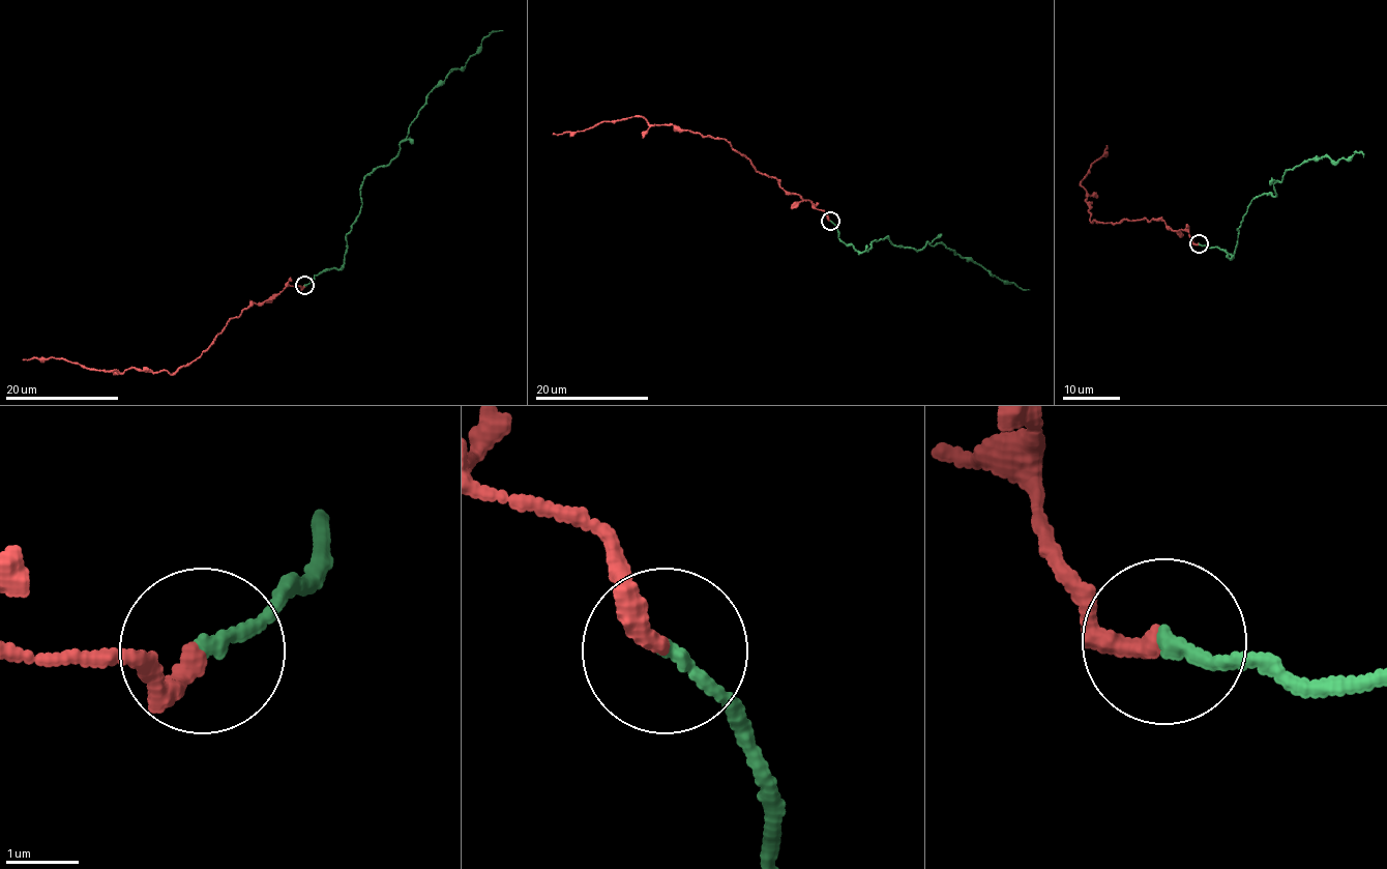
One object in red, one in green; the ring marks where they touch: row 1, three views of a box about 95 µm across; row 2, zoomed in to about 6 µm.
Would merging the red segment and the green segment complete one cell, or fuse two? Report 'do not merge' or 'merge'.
merge

